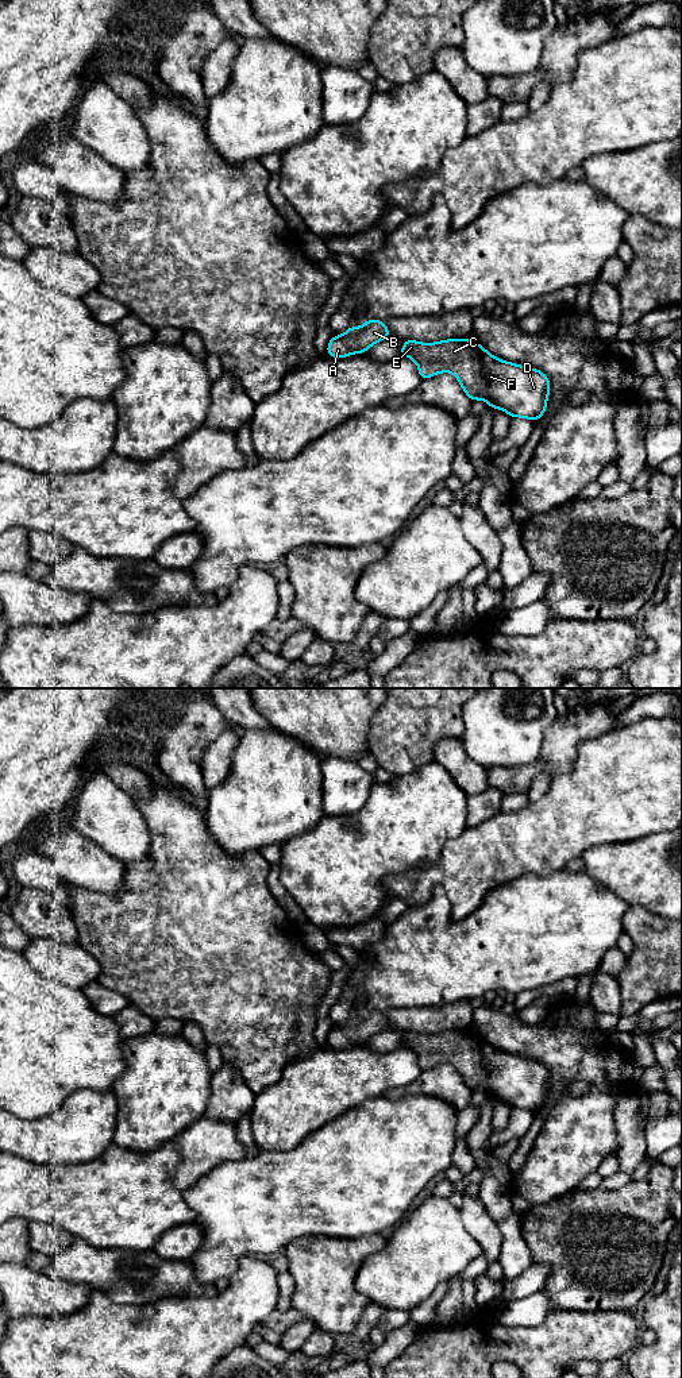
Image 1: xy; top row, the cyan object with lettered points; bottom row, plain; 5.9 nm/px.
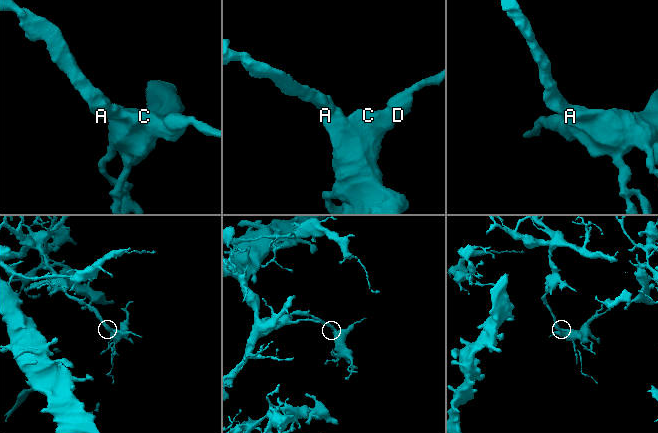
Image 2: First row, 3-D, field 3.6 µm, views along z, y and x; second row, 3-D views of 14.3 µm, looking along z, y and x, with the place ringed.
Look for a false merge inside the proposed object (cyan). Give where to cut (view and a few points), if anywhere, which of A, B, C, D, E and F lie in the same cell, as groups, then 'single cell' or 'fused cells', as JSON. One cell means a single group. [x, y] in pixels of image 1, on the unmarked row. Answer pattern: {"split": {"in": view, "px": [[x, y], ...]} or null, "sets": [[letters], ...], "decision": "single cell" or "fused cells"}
{"split": null, "sets": [["A", "B", "C", "D", "E", "F"]], "decision": "single cell"}

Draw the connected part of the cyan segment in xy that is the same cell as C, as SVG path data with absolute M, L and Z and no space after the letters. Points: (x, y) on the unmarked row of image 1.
M469 1030L406 1031L400 1046L417 1055L421 1070L451 1064L471 1092L483 1091L510 1108L536 1112L546 1103L551 1077L546 1065L494 1049L479 1034Z

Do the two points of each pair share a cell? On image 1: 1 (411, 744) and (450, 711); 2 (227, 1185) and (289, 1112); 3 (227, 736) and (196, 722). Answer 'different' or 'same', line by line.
1: same
2: different
3: different

